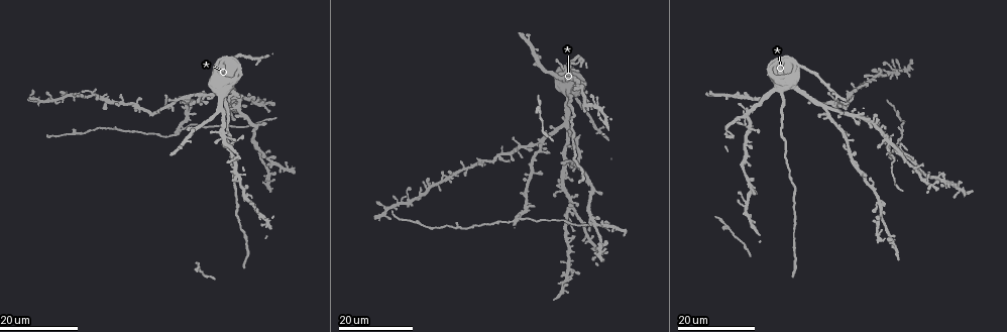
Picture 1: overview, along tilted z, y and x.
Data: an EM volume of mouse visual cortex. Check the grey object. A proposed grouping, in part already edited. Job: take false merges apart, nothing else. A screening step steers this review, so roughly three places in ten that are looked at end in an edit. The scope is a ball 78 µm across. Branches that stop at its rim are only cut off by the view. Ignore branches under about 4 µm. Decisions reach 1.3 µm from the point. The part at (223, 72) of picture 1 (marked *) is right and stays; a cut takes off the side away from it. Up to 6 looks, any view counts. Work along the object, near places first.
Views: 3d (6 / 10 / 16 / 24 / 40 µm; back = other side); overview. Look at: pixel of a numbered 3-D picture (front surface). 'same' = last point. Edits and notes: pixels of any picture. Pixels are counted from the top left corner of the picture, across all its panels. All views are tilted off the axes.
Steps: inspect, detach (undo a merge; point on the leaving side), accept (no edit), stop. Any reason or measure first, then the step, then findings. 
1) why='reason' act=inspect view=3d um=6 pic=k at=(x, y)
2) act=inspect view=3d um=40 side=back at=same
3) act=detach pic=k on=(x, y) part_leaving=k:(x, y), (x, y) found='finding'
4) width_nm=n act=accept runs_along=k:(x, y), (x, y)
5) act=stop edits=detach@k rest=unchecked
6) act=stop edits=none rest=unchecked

why='three arms meet' act=inspect view=3d um=24 pic=1 at=(498, 158)

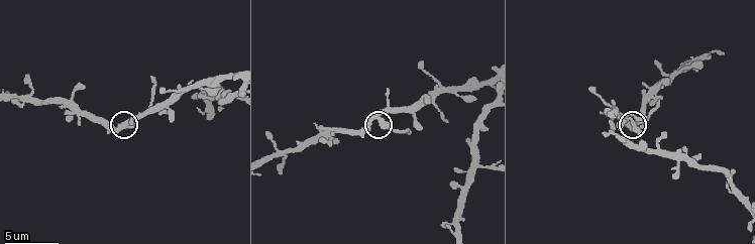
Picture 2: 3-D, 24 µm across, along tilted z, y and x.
act=inspect view=3d um=10 pic=2 at=(377, 119)

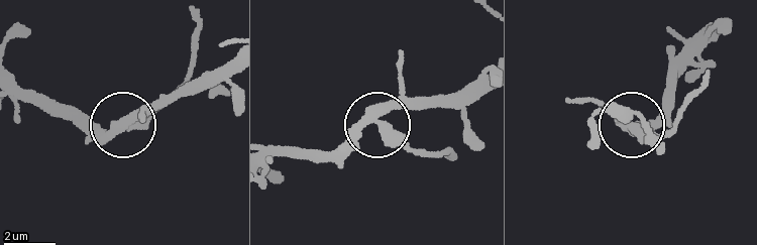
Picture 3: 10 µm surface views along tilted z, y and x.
act=detach pic=3 on=(405, 140) found='a second cell is stuck on'

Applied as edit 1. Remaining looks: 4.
why='arms part here' act=inspect view=3d um=16 pic=1 at=(519, 218)

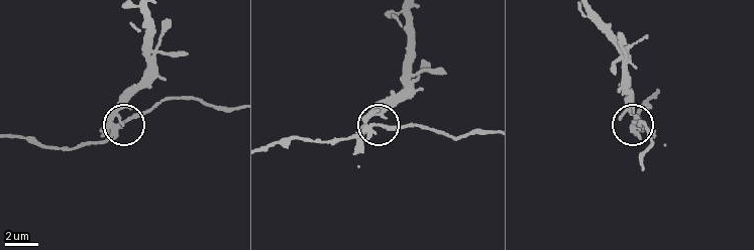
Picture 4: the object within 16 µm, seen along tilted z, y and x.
act=inspect view=3d um=10 pic=4 at=(371, 128)

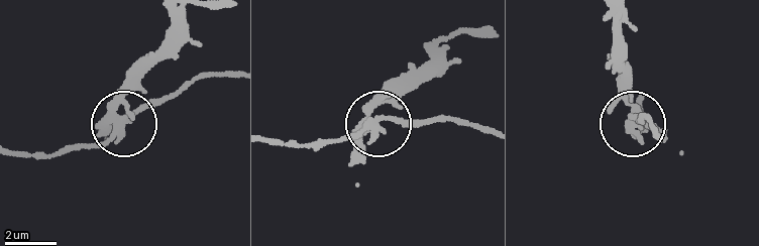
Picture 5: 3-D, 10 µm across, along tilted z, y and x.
arms=3 act=detach pic=5 on=(153, 100) part_leaving=5:(122, 120), (109, 139), (44, 157), (18, 154) found='two cells meet here'

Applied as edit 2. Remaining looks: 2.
act=inspect view=3d um=16 pic=1 at=(880, 214)

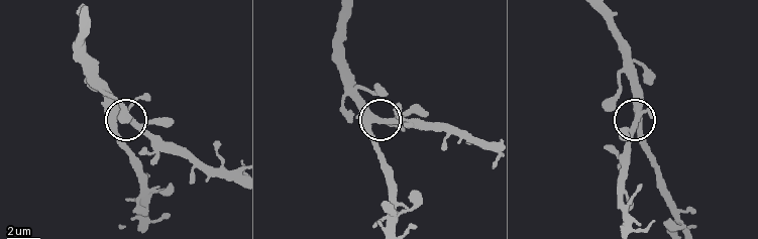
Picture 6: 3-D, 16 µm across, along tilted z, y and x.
act=inspect view=3d um=10 pic=6 at=(375, 122)

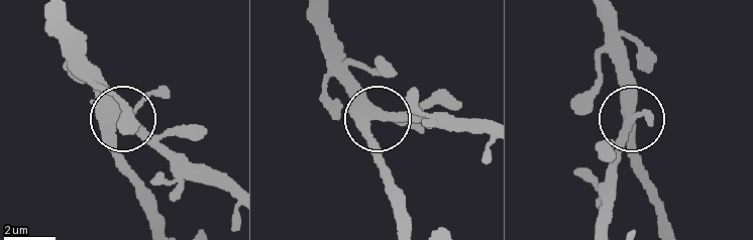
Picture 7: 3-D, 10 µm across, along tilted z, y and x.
side_arm_um=11 act=accept runs_along=7:(600, 15), (632, 123), (611, 188) found='continuous, no second cell'

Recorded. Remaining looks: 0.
act=stop edits=detach@3,detach@5 rest=unchecked

